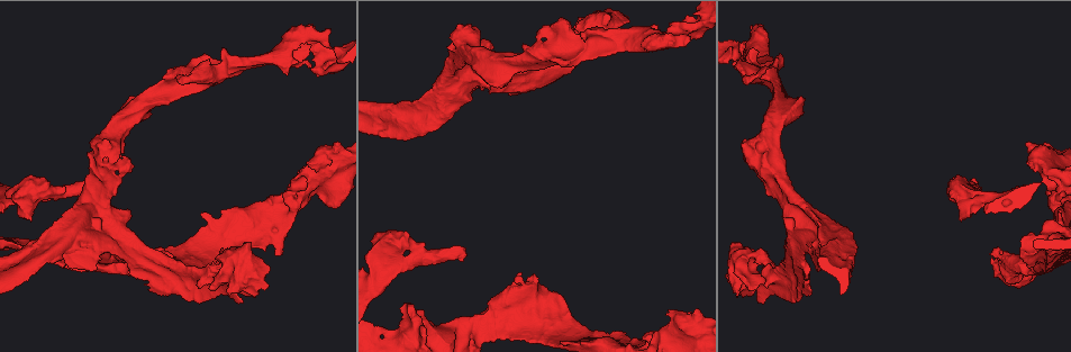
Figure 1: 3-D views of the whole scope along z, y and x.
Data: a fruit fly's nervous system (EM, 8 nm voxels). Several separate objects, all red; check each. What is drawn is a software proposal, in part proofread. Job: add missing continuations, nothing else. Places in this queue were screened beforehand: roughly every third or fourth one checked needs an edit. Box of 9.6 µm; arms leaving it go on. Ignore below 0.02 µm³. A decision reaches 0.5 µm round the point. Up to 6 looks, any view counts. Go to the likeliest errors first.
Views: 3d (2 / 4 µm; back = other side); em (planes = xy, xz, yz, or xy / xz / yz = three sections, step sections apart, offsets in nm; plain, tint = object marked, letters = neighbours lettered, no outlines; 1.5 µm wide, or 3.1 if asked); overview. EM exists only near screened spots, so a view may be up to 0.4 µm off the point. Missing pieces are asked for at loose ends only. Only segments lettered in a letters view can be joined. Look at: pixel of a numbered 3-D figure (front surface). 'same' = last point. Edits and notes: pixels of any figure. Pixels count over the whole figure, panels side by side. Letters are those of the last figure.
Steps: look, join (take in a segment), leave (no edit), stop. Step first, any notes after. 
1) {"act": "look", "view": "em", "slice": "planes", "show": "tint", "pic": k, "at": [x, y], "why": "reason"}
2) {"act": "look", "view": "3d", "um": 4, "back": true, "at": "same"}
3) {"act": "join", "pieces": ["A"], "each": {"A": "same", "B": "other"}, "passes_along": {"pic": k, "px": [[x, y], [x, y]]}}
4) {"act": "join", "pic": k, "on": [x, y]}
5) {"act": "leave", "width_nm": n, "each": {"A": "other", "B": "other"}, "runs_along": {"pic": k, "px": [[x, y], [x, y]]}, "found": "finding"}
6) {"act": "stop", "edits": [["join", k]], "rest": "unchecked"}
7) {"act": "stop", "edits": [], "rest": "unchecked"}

{"act": "look", "view": "em", "slice": "planes", "show": "plain", "pic": 1, "at": [972, 179], "why": "an open end"}

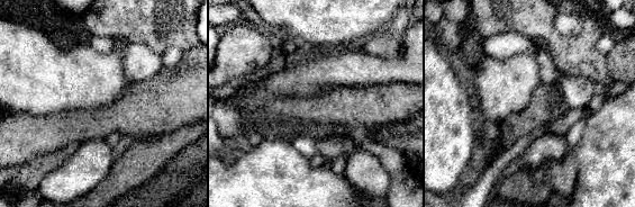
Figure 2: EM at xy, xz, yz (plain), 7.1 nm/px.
{"act": "look", "view": "em", "slice": "planes", "show": "letters", "at": "same", "why": "what lies round it"}

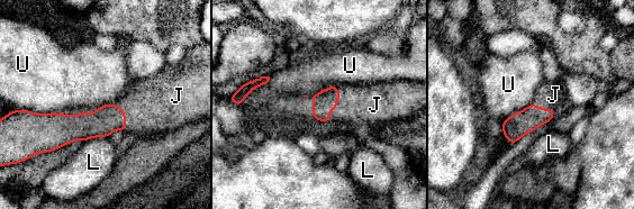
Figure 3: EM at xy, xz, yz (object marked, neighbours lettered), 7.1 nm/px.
{"act": "join", "pieces": ["J"], "width_nm": 170, "each": {"J": "same", "L": "other", "U": "other"}, "passes_along": {"pic": 3, "px": [[326, 100], [336, 105], [359, 105]]}, "found": "the neuron continues"}

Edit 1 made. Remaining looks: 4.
{"act": "look", "view": "overview"}

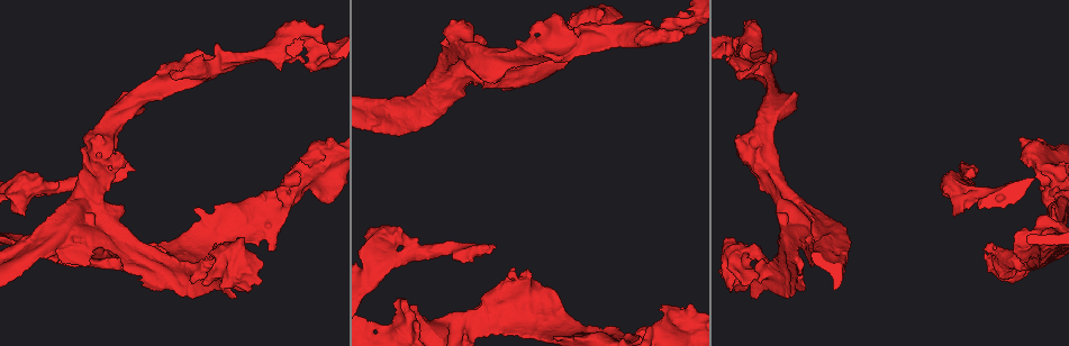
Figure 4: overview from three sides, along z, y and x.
{"act": "look", "view": "em", "slice": "planes", "show": "letters", "pic": 4, "at": [484, 42], "why": "branch stops here"}

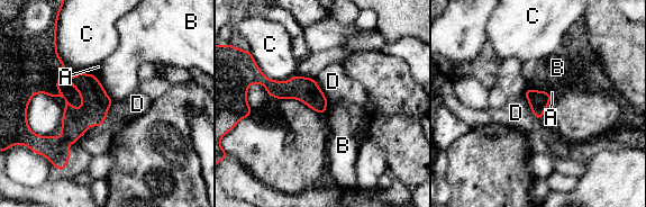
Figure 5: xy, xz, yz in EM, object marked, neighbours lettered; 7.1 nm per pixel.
{"act": "leave", "each": {"A": "other", "B": "other", "C": "other", "D": "other"}, "border": {"pic": 5, "px": [[528, 88], [547, 91]]}, "found": "no lettered segment goes on from it"}

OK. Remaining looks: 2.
{"act": "look", "view": "em", "slice": "yz", "step": 4, "show": "tint", "pic": 4, "at": [237, 57]}

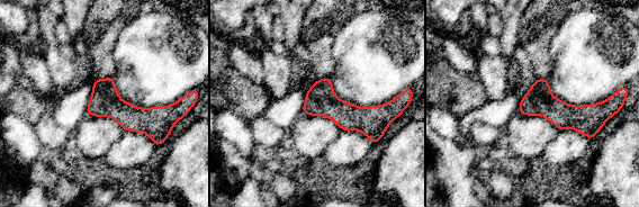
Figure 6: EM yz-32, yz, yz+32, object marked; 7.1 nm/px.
{"act": "look", "view": "em", "slice": "planes", "show": "letters", "at": "same"}

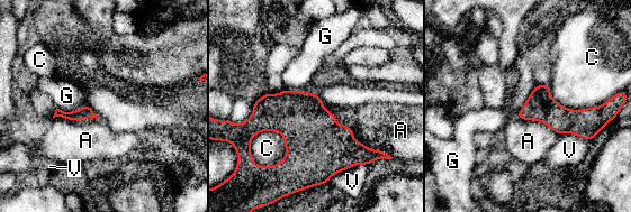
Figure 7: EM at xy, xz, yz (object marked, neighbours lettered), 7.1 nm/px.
{"act": "leave", "width_nm": 220, "each": {"A": "other", "C": "other", "G": "other", "V": "other"}, "border": {"pic": 7, "px": [[281, 132], [286, 155], [257, 166]]}, "found": "none of them fits"}

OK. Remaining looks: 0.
{"act": "stop", "edits": [["join", 3]], "rest": "unchecked"}

